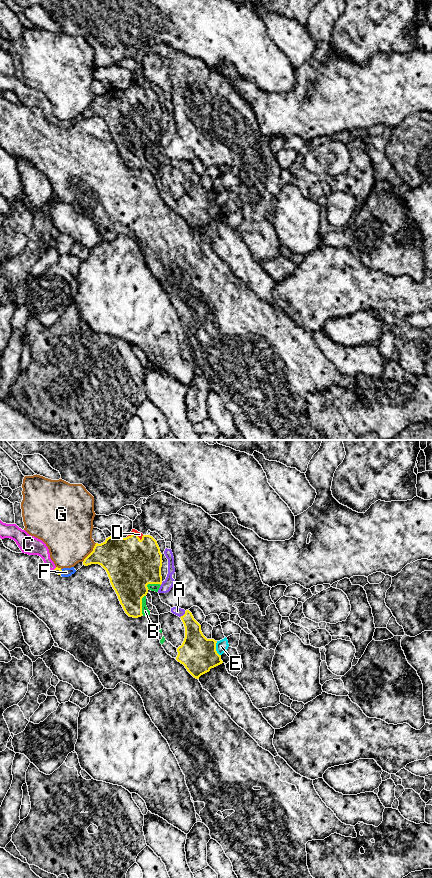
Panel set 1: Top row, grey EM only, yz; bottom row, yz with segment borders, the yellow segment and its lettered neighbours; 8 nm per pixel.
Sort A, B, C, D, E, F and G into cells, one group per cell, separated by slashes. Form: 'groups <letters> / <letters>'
groups A B C D F / E / G

